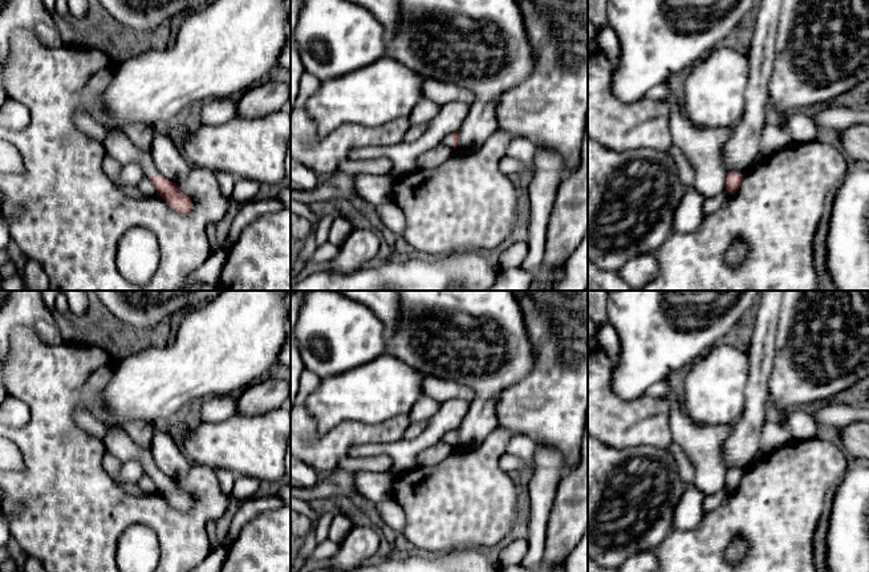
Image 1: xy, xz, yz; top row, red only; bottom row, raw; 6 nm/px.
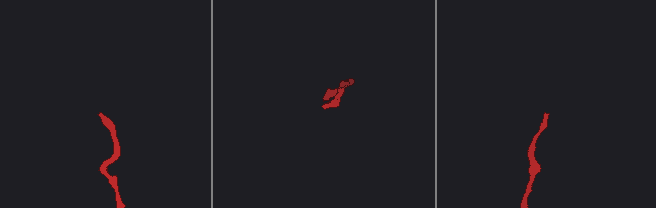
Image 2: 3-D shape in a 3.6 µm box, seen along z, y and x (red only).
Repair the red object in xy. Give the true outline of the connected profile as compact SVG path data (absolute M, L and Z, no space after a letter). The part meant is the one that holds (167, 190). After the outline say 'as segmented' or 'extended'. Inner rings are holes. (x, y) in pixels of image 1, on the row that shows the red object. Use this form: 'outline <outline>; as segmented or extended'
outline M123 130L107 131L102 146L103 153L109 154L121 166L134 162L141 163L146 177L155 186L157 194L176 212L188 214L192 210L191 199L158 171L153 162L151 151L137 147Z; extended

